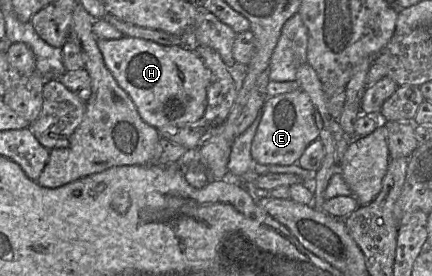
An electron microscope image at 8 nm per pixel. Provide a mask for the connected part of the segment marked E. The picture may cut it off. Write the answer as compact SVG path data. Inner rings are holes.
M302 89L269 96L251 145L251 155L256 163L264 165L293 165L298 163L305 149L319 139L314 108L309 95Z

